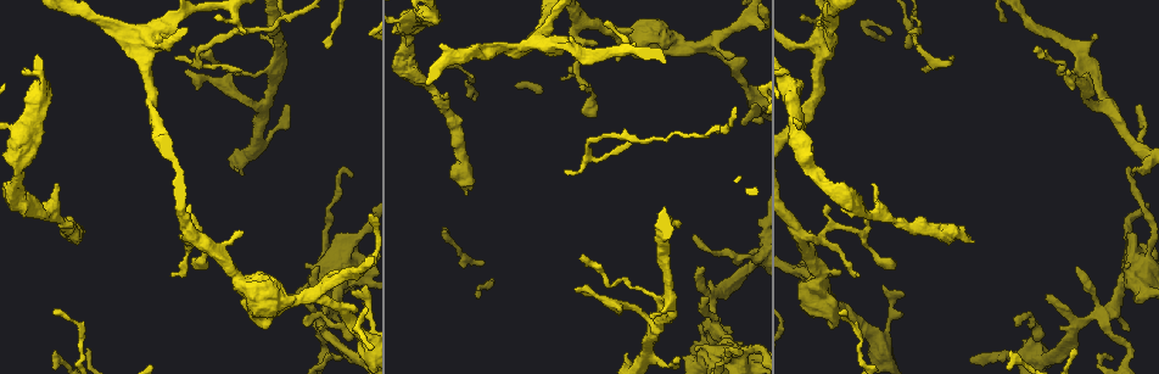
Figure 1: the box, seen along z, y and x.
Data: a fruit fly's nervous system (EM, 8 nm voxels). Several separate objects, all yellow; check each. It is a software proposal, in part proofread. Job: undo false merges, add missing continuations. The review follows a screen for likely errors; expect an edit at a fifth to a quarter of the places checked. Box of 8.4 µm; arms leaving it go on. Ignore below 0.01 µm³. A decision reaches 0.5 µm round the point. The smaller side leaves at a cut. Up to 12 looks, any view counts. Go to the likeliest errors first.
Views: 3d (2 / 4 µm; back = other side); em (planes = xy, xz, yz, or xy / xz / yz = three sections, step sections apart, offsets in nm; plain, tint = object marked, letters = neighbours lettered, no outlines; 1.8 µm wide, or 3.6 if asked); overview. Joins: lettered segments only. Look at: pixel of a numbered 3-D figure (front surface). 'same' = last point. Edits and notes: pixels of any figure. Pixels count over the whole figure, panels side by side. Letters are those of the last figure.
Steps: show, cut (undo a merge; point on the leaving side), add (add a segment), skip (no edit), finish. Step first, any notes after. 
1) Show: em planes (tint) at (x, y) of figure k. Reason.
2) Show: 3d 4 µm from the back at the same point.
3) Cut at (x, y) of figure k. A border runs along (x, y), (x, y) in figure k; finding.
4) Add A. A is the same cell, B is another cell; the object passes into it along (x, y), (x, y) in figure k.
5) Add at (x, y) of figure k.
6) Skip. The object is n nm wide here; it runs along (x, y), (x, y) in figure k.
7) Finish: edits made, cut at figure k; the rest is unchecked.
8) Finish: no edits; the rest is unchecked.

Show: 3d 4 µm at (623, 355) of figure 1. An open end.

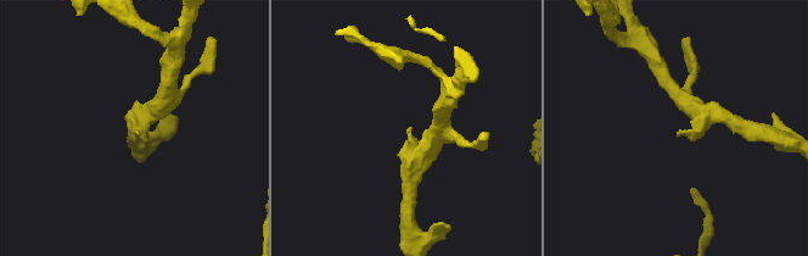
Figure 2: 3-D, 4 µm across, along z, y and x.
Show: em planes (tint) at (408, 129) of figure 2.

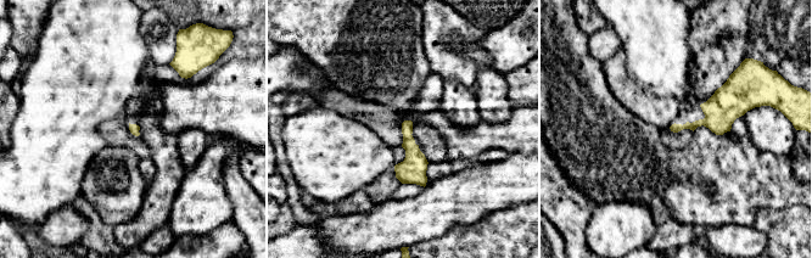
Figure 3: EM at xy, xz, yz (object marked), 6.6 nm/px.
Show: em planes (letters) at the same point. What lies round it.

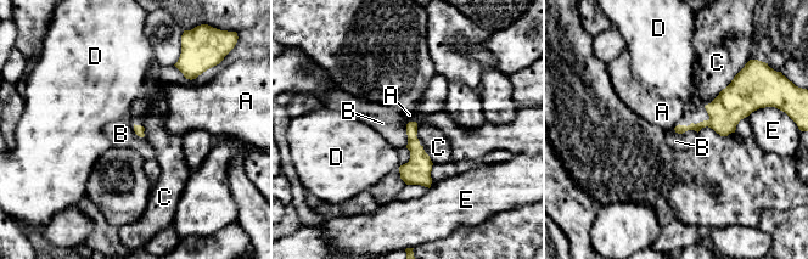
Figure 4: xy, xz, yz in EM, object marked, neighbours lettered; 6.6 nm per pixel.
Skip. A, B, C, D and E are other cells; a border runs along (697, 131), (685, 130), (678, 134) in figure 4; none of them fits.

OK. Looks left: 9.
Show: em planes (letters) at (575, 289) of figure 1. Free end.

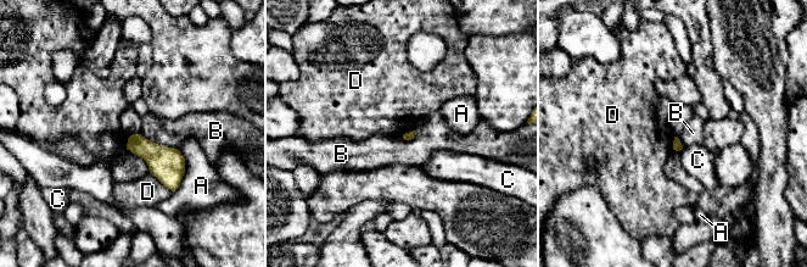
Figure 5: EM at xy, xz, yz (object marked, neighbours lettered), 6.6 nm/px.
Skip. A, B, C and D are other cells; a border runs along (149, 172), (173, 192) in figure 5; none of them fits.

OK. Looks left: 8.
Show: 3d 2 µm at (1078, 268) of figure 1. Tapers out.

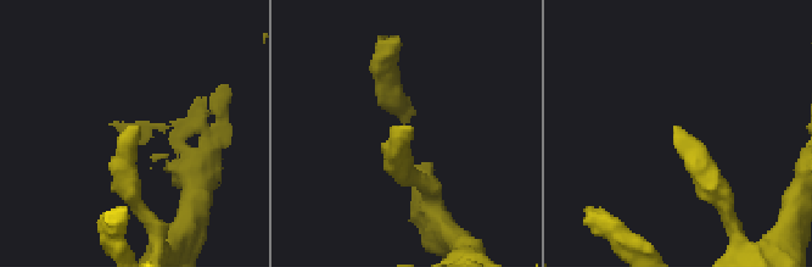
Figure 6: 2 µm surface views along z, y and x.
Show: em planes (letters) at (409, 126) of figure 6. Now the EM.

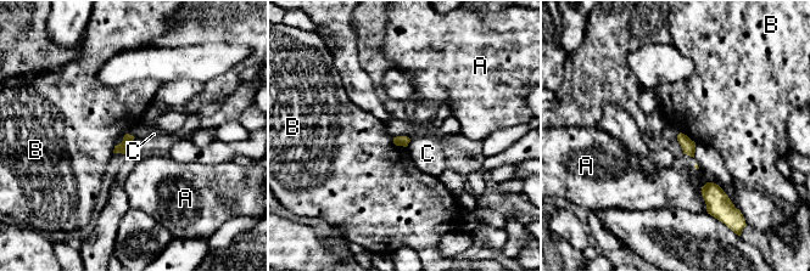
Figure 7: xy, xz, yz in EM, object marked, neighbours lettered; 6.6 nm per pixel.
Skip. The longest contact is with A, 240 nm; A, B and C are other cells; a border runs along (392, 137), (396, 145), (406, 147) in figure 7; none of them fits.

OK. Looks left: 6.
Show: em 3.6 µm planes (letters) at (952, 56) of figure 1. Tapers out.

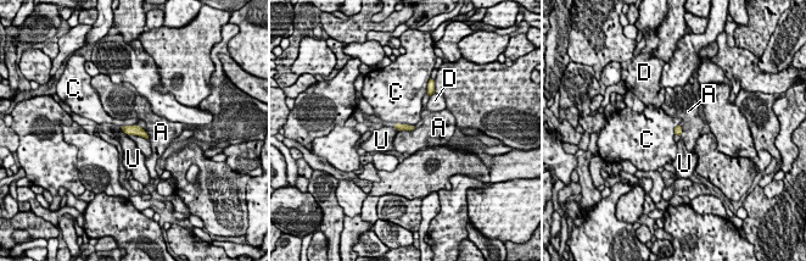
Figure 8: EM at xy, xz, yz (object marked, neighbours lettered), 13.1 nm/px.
Skip. The longest contact is with C, 280 nm; A, C, D and U are other cells; a border runs along (413, 125), (396, 123), (393, 126) in figure 8; no lettered segment goes on from it.

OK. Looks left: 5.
Show: em planes (tint) at (406, 44) of figure 1. Narrows sharply.

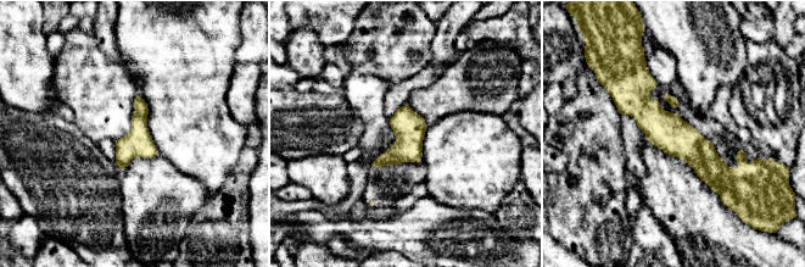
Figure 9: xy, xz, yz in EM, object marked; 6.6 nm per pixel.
Show: em planes (letters) at the same point. What lies round it.

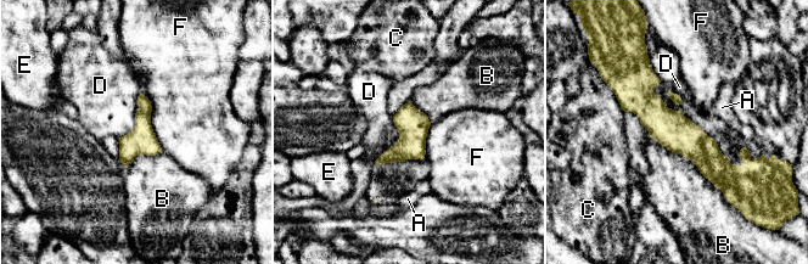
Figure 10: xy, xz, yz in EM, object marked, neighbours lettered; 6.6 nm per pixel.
Skip. A, B, C, D, E and F are other cells; a border runs along (393, 116), (398, 139), (374, 161) in figure 10; continuous, no second cell.

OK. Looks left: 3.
Finish: no edits; the rest is unchecked.

